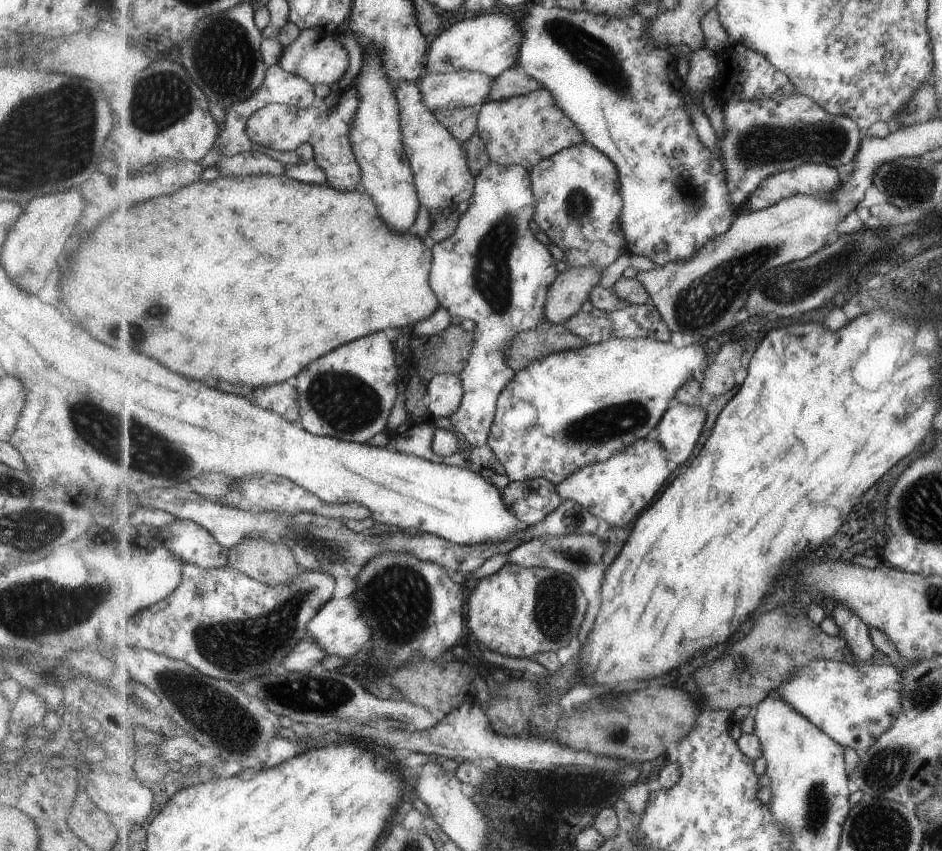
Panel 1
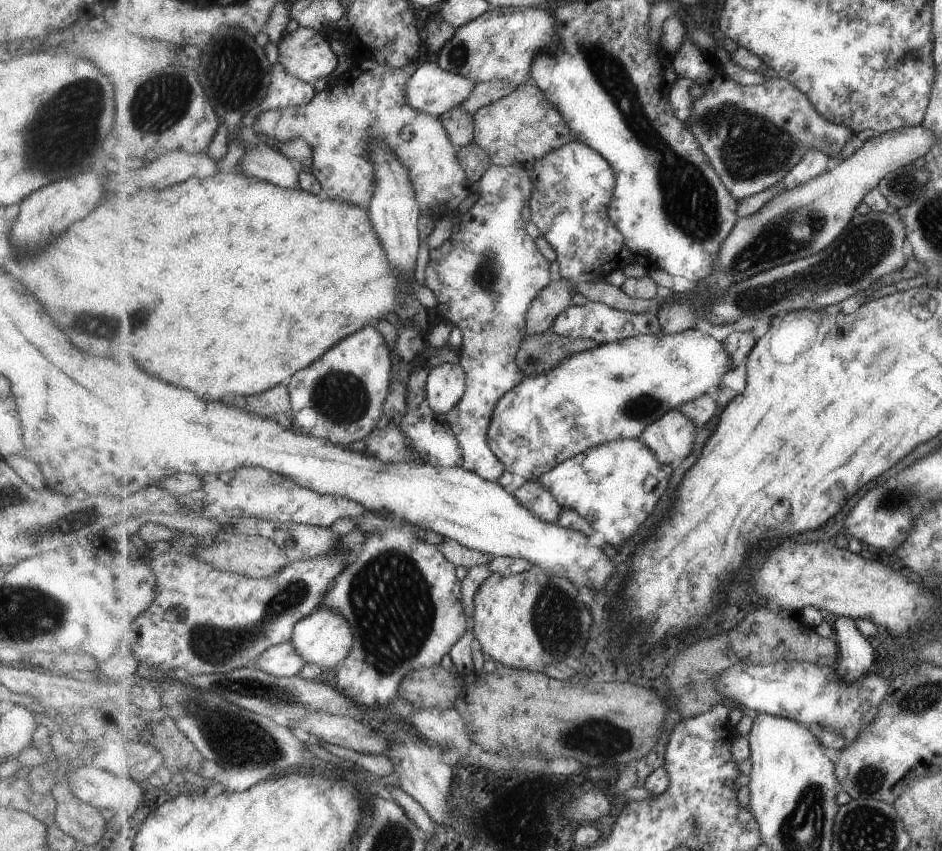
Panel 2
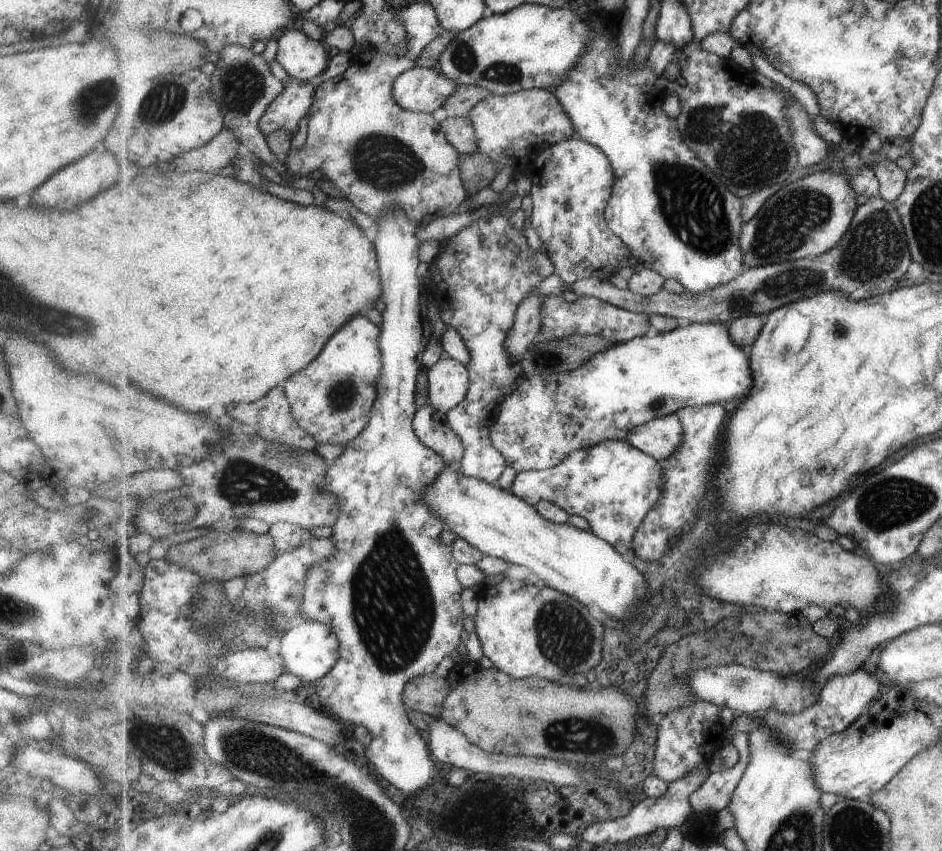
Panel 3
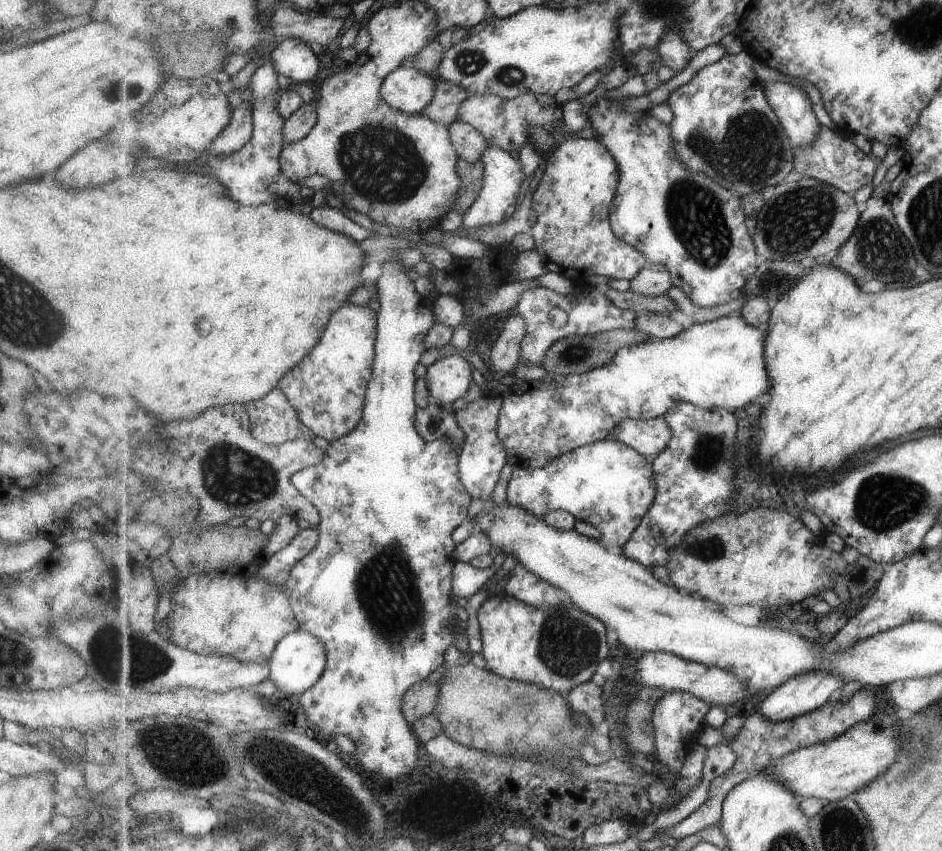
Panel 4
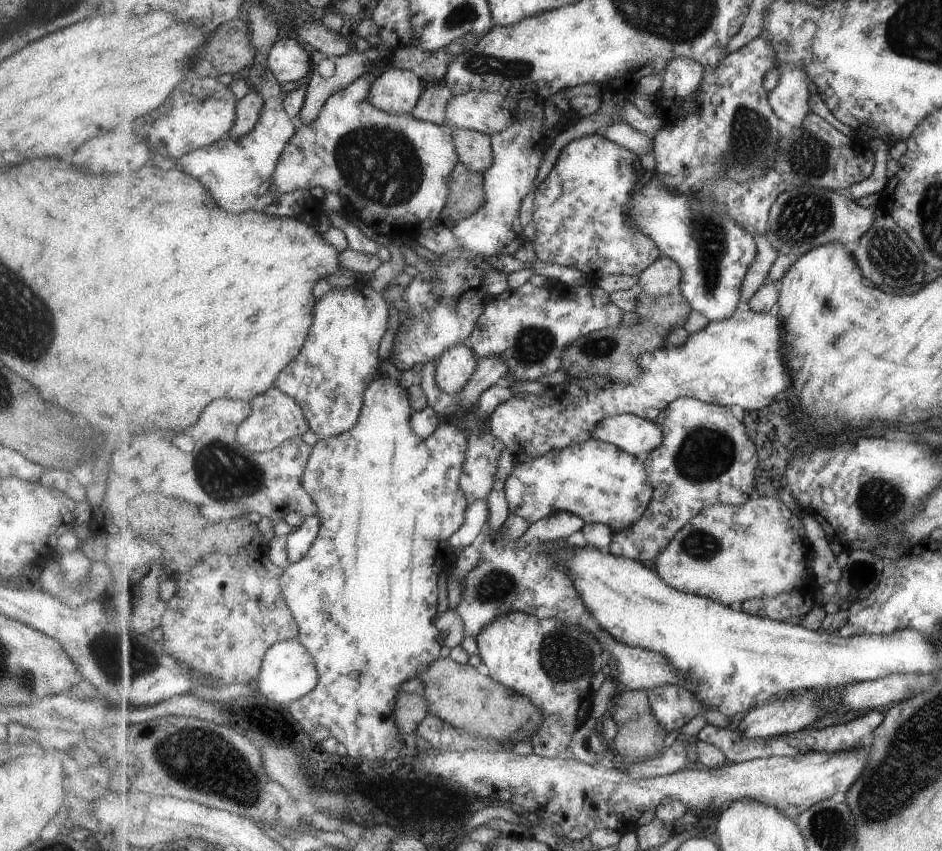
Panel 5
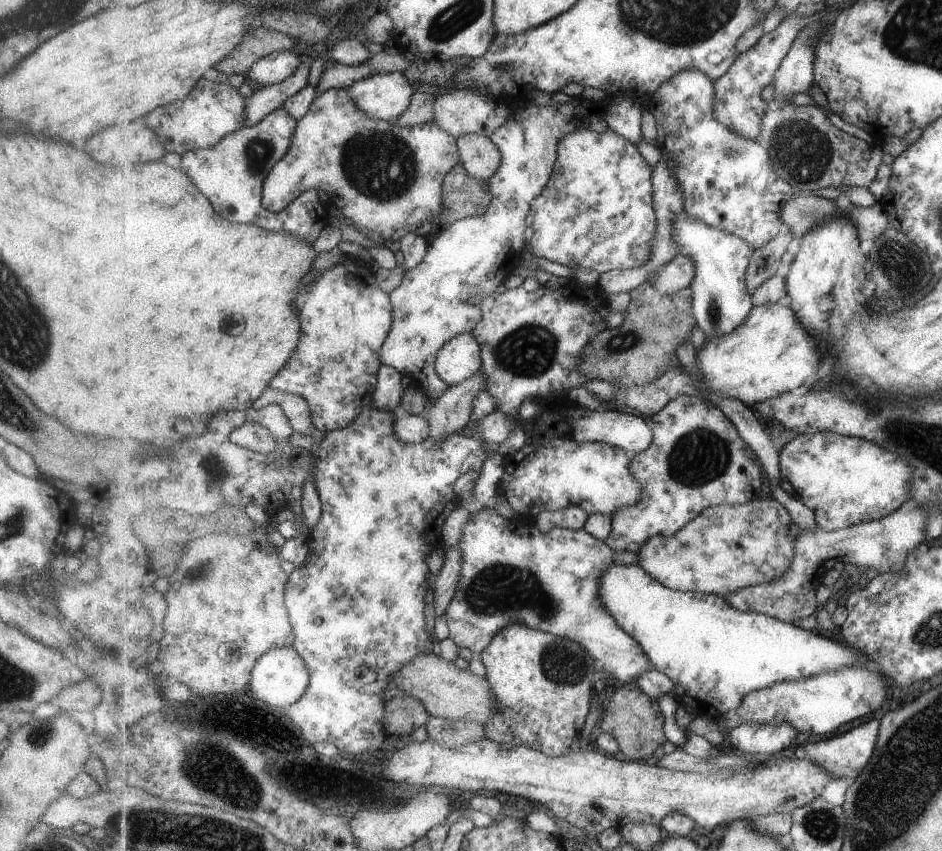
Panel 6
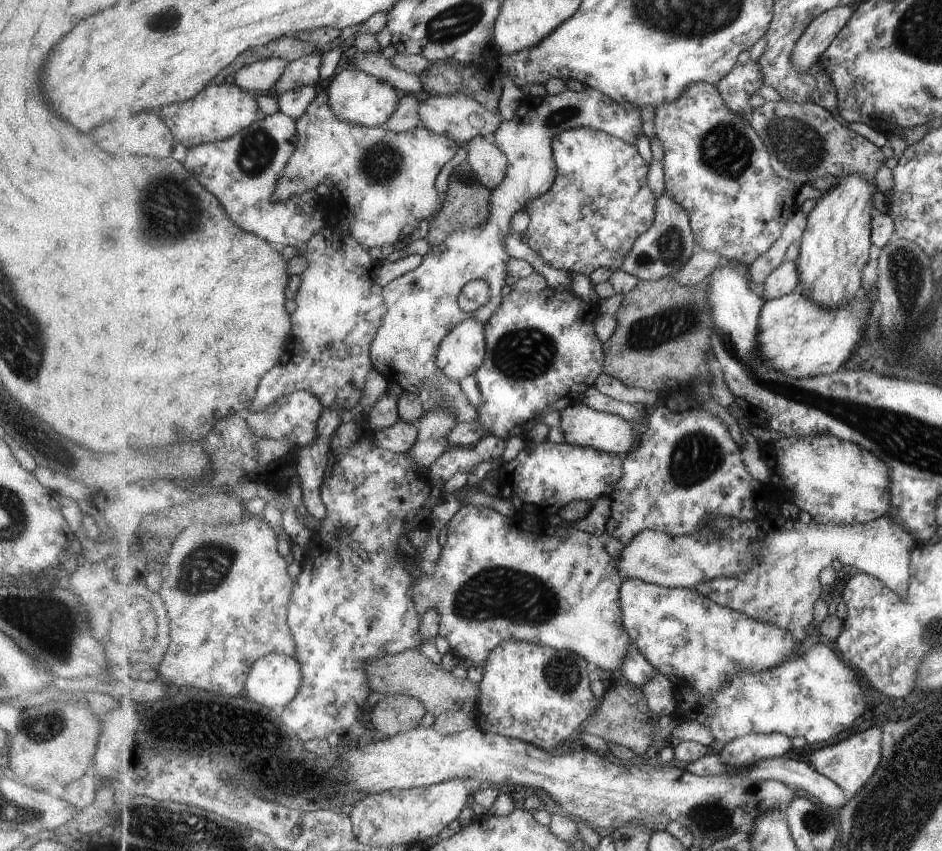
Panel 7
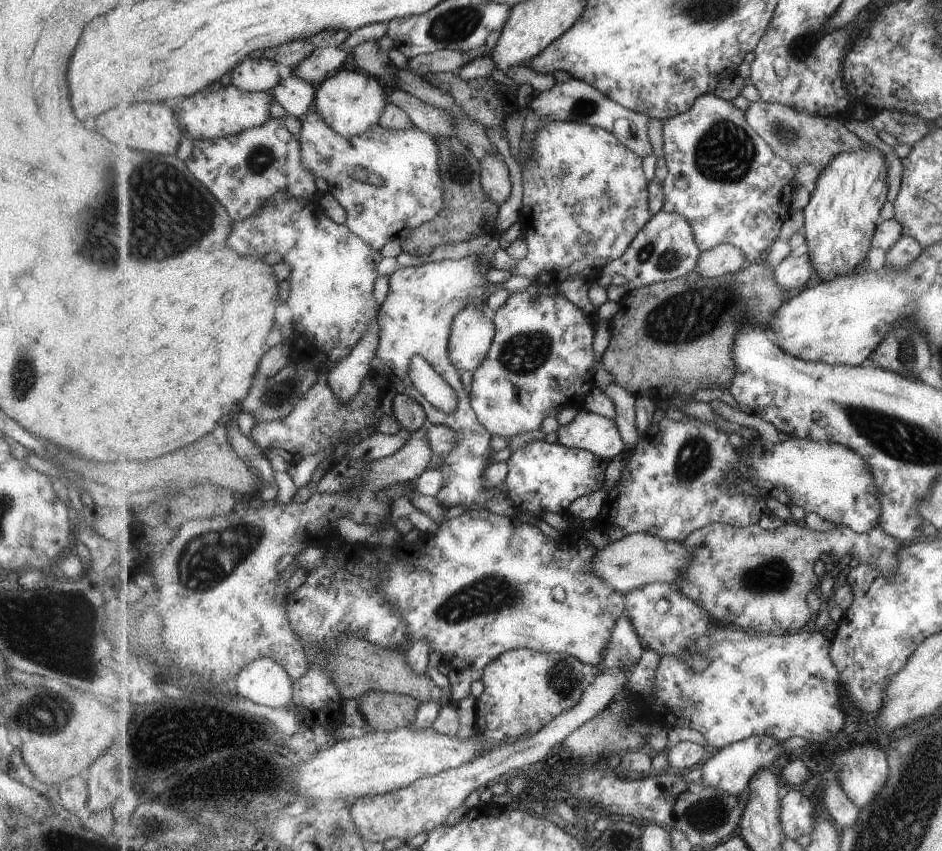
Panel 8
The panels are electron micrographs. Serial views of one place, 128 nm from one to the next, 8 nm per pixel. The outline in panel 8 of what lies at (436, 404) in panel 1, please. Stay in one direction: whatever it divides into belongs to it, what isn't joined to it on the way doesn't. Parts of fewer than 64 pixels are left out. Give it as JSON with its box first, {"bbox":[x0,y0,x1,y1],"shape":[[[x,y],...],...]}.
{"bbox":[448,308,496,372],"shape":[[[480,308],[464,309],[452,324],[448,353],[453,364],[461,372],[476,371],[487,360],[495,336],[496,324]]]}

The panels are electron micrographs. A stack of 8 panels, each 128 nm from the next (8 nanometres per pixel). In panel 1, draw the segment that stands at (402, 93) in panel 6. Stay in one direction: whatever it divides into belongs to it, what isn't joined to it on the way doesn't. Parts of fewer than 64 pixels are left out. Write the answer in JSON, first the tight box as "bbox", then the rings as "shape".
{"bbox":[419,71,494,112],"shape":[[[427,71],[419,80],[427,106],[437,112],[442,108],[483,106],[492,93],[494,78],[477,71],[453,71],[447,74]]]}

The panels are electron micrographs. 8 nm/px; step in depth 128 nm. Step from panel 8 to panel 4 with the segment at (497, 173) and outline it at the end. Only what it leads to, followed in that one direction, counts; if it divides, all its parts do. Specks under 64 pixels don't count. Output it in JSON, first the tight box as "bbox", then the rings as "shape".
{"bbox":[448,120,489,163],"shape":[[[457,120],[448,129],[452,143],[461,159],[470,163],[482,160],[489,146],[488,140],[480,130],[477,130],[477,127],[463,122],[463,120]]]}

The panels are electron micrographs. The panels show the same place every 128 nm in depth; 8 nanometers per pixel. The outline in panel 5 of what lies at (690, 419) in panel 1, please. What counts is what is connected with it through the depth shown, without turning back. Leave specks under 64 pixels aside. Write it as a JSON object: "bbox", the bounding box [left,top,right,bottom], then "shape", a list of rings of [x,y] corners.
{"bbox":[594,413,664,461],"shape":[[[629,413],[603,419],[594,430],[595,439],[621,447],[642,461],[661,446],[664,436],[656,421]]]}

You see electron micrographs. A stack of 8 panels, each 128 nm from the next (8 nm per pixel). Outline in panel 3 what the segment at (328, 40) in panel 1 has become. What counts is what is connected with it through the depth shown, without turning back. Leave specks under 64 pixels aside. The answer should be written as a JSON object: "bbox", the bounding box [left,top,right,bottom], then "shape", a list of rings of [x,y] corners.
{"bbox":[277,28,330,81],"shape":[[[294,28],[287,29],[277,39],[279,50],[277,60],[288,75],[300,81],[317,81],[327,70],[330,56],[318,40],[309,38]]]}

